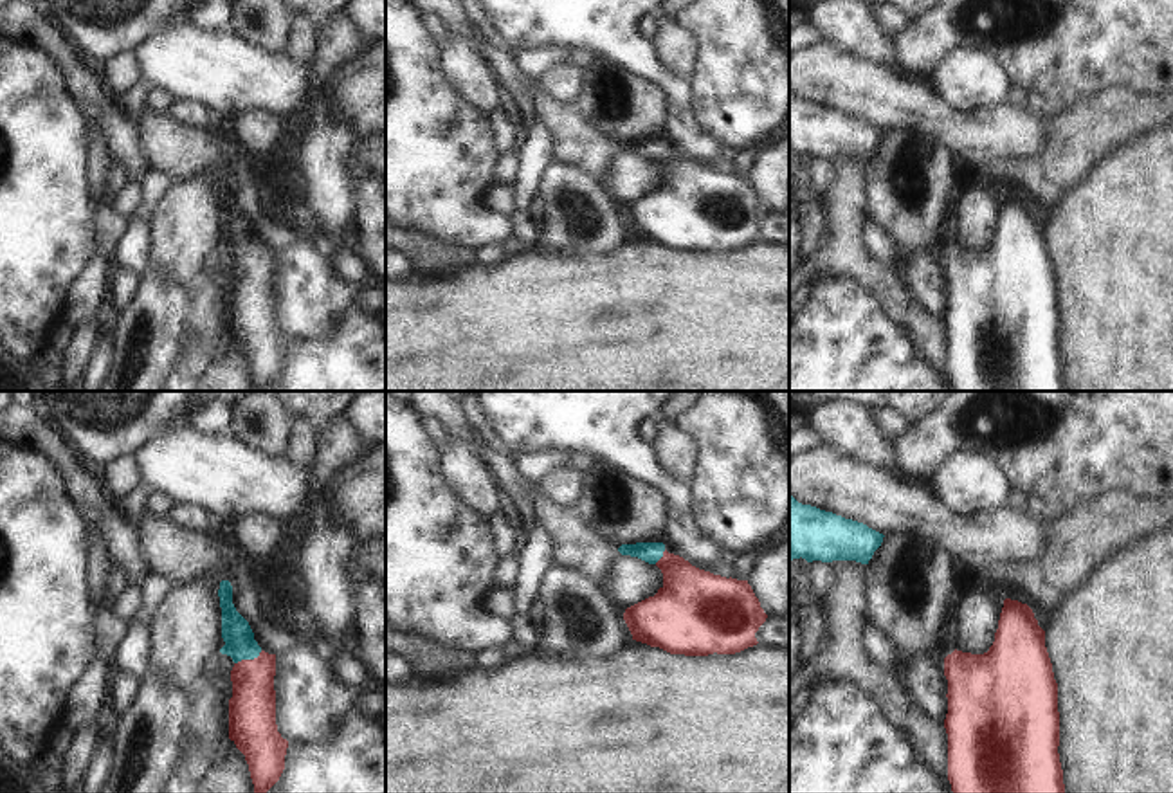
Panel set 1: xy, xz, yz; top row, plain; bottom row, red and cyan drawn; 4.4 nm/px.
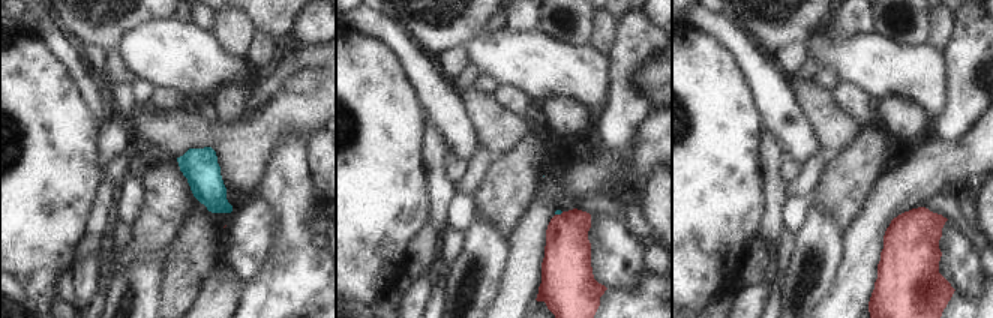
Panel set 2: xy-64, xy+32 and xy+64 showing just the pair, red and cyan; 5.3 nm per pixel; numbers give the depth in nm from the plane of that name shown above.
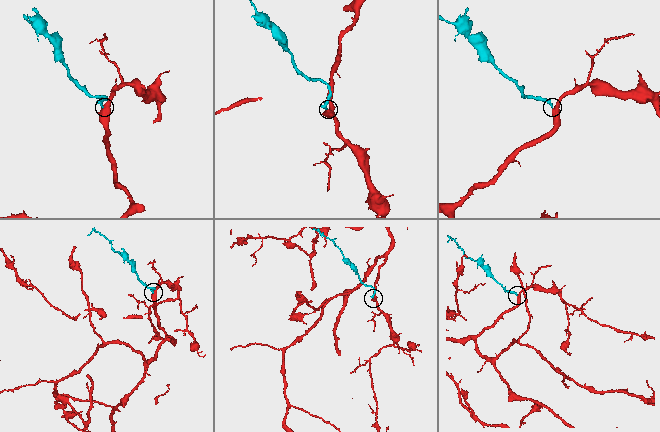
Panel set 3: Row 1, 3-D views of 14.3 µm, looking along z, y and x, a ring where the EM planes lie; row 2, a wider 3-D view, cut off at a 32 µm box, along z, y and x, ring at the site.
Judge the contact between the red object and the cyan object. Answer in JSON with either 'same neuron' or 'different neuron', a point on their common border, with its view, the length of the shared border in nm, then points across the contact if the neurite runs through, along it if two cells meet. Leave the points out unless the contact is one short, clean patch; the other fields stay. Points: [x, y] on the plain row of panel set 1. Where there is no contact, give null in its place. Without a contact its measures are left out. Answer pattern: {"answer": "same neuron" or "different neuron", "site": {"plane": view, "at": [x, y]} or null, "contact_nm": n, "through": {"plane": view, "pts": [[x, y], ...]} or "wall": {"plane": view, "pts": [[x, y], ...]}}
{"answer": "same neuron", "site": {"plane": "xy", "at": [247, 256]}, "contact_nm": 140, "through": {"plane": "xy", "pts": [[253, 301], [247, 256], [236, 229]]}}

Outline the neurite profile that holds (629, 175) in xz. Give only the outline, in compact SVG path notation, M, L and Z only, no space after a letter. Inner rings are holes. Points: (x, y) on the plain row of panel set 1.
M622 150L614 153L602 178L602 187L618 205L654 193L659 184L663 184L663 169L656 160Z

